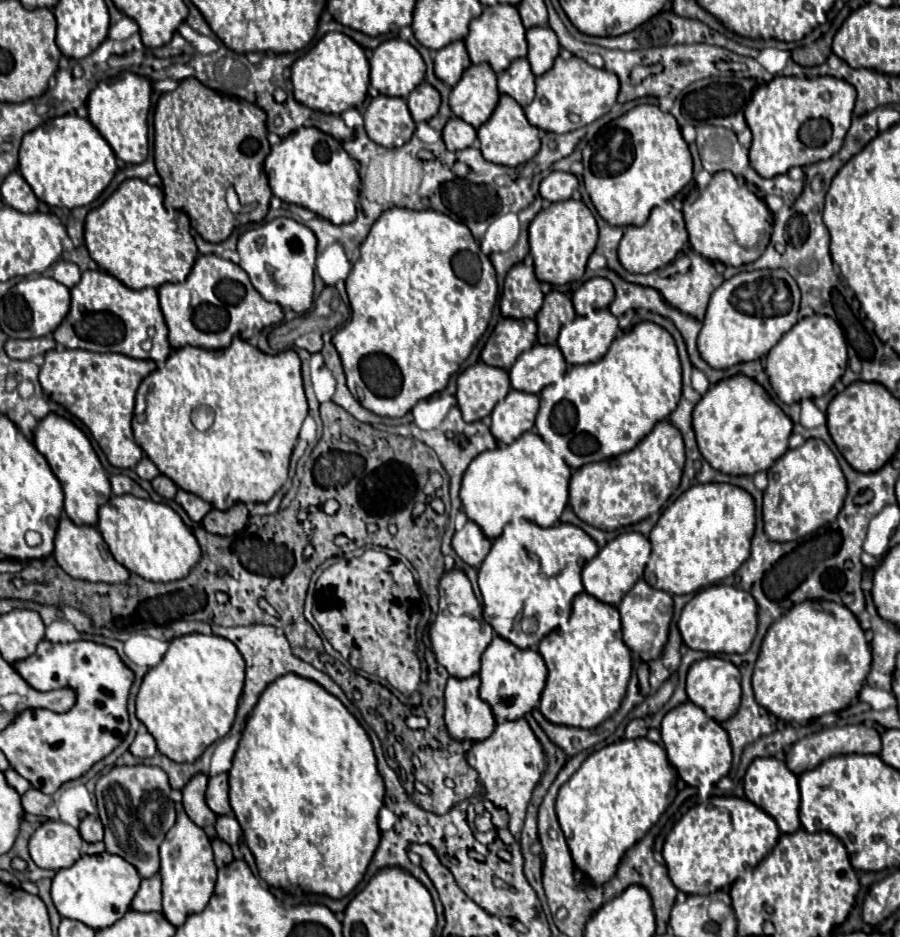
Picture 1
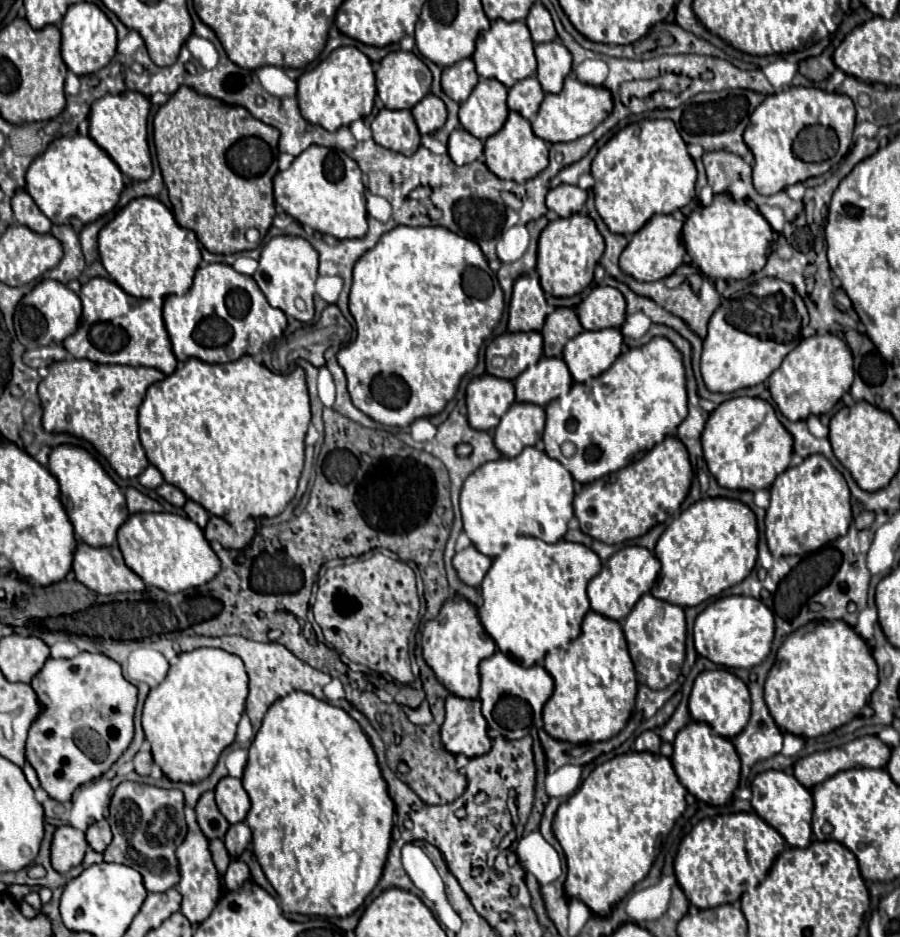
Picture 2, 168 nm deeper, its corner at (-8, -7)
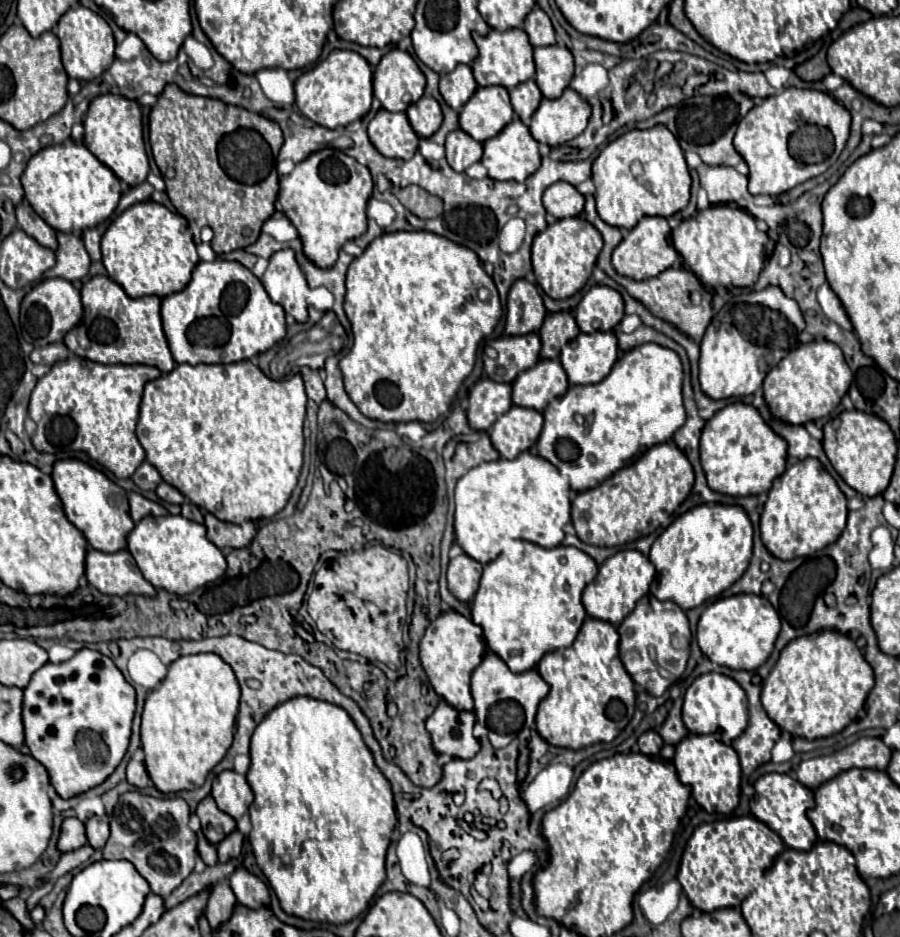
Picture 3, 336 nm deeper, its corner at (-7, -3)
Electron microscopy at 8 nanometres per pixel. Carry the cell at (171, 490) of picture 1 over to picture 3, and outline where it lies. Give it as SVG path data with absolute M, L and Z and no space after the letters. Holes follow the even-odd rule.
M160 483L158 489L156 489L156 495L166 503L178 503L180 505L184 501L184 495L178 489L174 489L172 485L168 485L168 483Z

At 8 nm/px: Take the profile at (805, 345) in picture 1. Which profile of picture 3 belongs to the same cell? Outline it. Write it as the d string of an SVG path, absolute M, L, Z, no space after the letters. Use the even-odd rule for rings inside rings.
M812 341L796 347L782 359L764 379L764 401L770 407L772 419L788 425L804 425L826 417L836 409L852 383L850 367L842 359L842 351L830 341Z

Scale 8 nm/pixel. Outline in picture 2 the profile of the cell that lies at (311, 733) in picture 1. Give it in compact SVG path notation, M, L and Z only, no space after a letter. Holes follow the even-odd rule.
M291 691L265 713L241 781L251 799L245 821L253 833L253 853L279 893L283 911L347 917L359 909L381 877L395 815L377 755L359 723L341 707L305 691Z

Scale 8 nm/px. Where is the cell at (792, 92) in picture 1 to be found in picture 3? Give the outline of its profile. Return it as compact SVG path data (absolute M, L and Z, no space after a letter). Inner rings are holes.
M788 87L780 95L764 99L760 105L752 107L746 117L740 119L738 131L734 135L734 147L746 161L748 173L748 191L752 195L782 195L796 185L824 173L828 169L828 161L806 165L794 161L788 153L788 137L794 133L802 123L824 125L832 131L835 150L830 156L830 161L838 159L844 149L844 144L850 135L850 113L828 93L814 91L814 89L796 89Z

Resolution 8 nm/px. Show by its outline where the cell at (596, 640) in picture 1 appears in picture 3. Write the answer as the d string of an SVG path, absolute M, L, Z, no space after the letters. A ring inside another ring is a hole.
M588 617L574 645L546 653L536 671L550 685L548 697L536 713L536 731L550 745L582 749L600 741L608 743L630 723L636 700L635 683L622 667L614 625Z

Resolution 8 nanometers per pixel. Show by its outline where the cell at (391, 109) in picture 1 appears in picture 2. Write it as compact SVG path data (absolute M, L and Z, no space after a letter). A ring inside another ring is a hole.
M381 109L371 131L375 143L403 155L413 155L421 145L421 133L409 109Z

